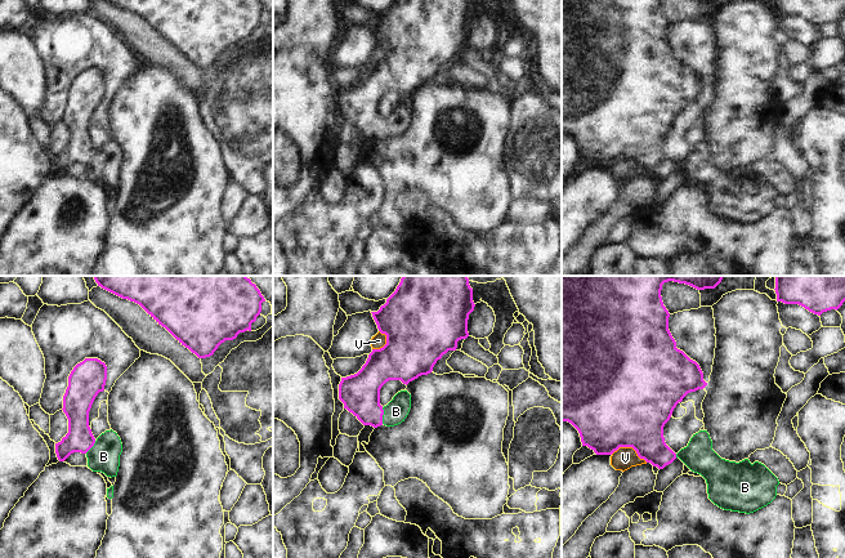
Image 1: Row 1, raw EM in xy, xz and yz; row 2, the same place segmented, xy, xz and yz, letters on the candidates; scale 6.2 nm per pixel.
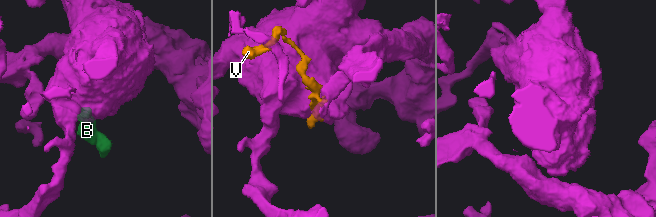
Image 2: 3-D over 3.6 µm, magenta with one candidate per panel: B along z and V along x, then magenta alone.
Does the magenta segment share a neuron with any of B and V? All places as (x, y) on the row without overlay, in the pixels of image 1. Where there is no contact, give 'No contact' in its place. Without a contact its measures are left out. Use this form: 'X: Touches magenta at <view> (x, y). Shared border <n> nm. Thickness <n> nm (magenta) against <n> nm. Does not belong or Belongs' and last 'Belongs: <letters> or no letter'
B: Touches magenta at xz (383, 125). Shared border 100 nm. Thickness 240 nm (magenta) against 150 nm. Belongs
V: Touches magenta at yz (630, 157). Shared border 240 nm. Thickness 500 nm (magenta) against 140 nm. Does not belong
Belongs: B.

